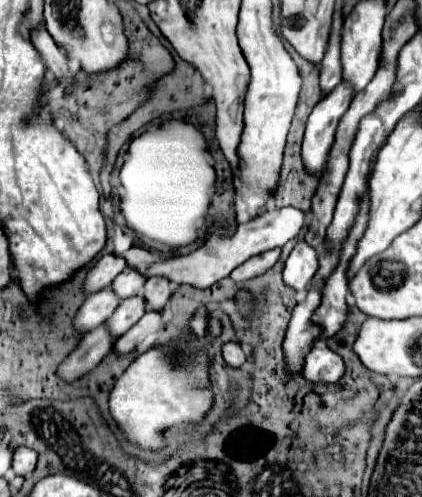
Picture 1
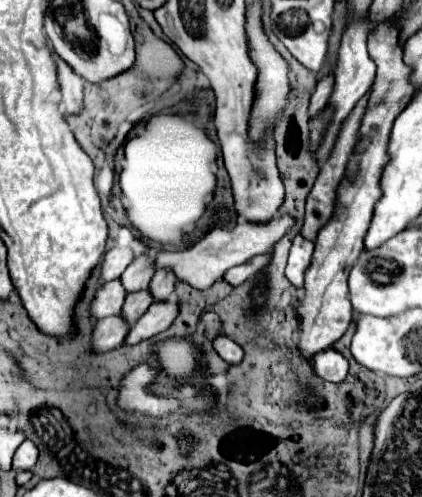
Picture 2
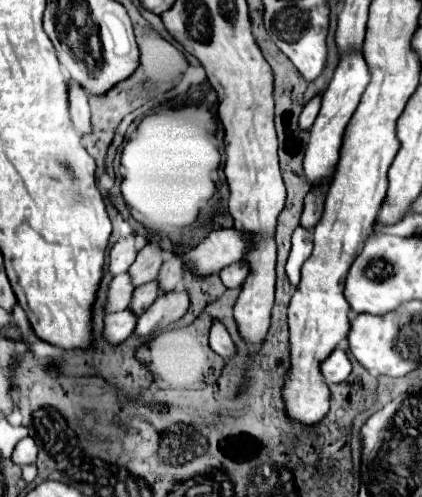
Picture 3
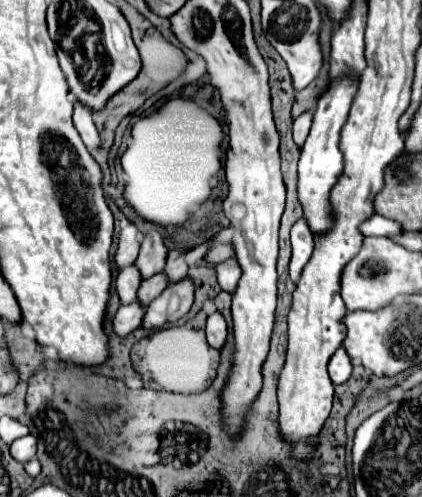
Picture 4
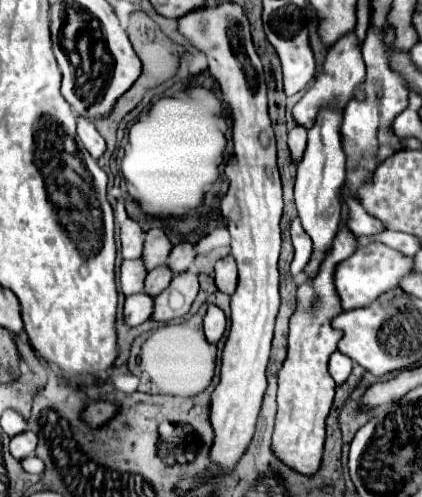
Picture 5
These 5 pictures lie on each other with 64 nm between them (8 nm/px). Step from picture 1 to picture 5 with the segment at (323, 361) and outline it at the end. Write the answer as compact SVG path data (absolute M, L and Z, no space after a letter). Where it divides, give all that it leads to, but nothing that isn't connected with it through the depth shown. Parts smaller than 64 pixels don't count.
M334 352L330 356L330 376L336 384L342 384L352 372L352 360L340 352Z

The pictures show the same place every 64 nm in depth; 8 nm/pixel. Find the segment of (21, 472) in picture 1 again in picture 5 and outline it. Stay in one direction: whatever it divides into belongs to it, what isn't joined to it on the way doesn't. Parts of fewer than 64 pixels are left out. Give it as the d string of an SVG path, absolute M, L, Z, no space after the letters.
M24 430L24 432L20 432L20 436L12 436L10 438L10 454L16 460L22 460L22 458L34 454L36 442L38 442L36 434L32 430Z

